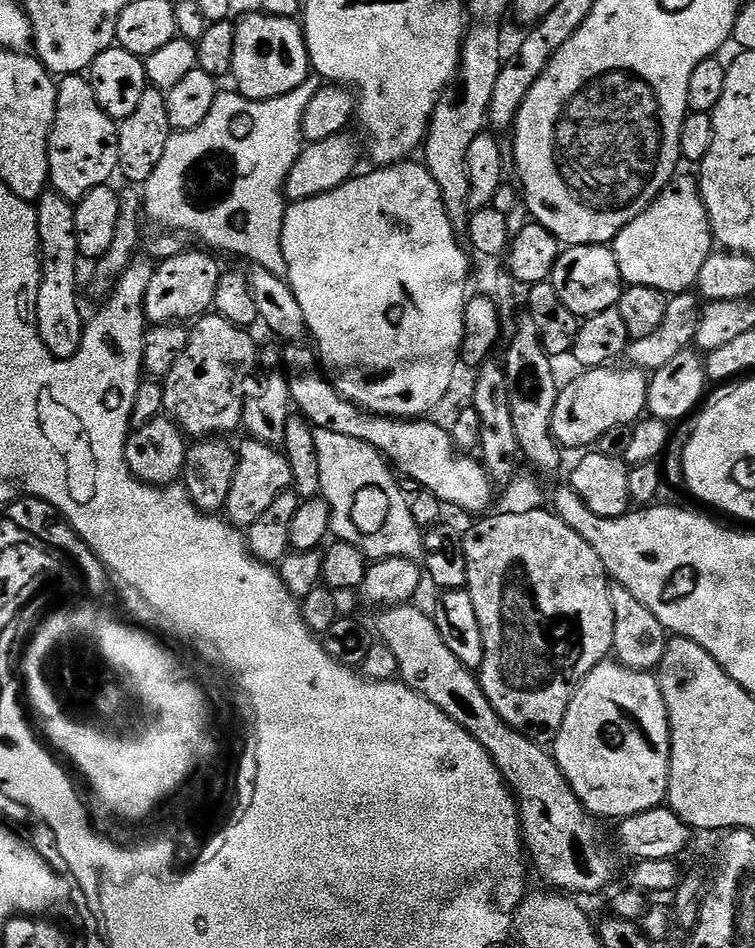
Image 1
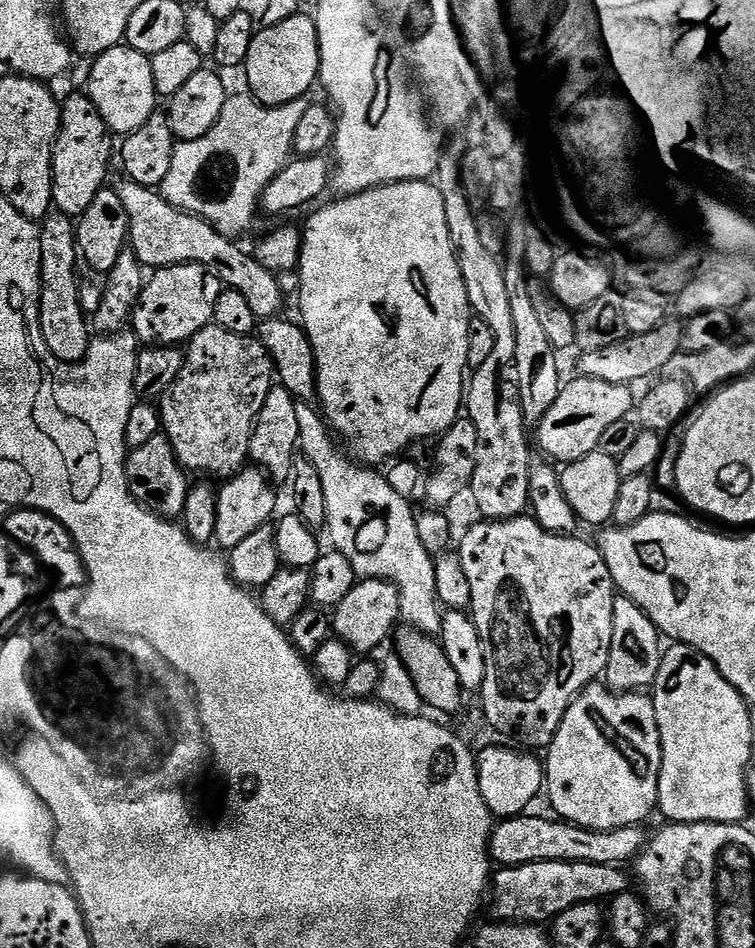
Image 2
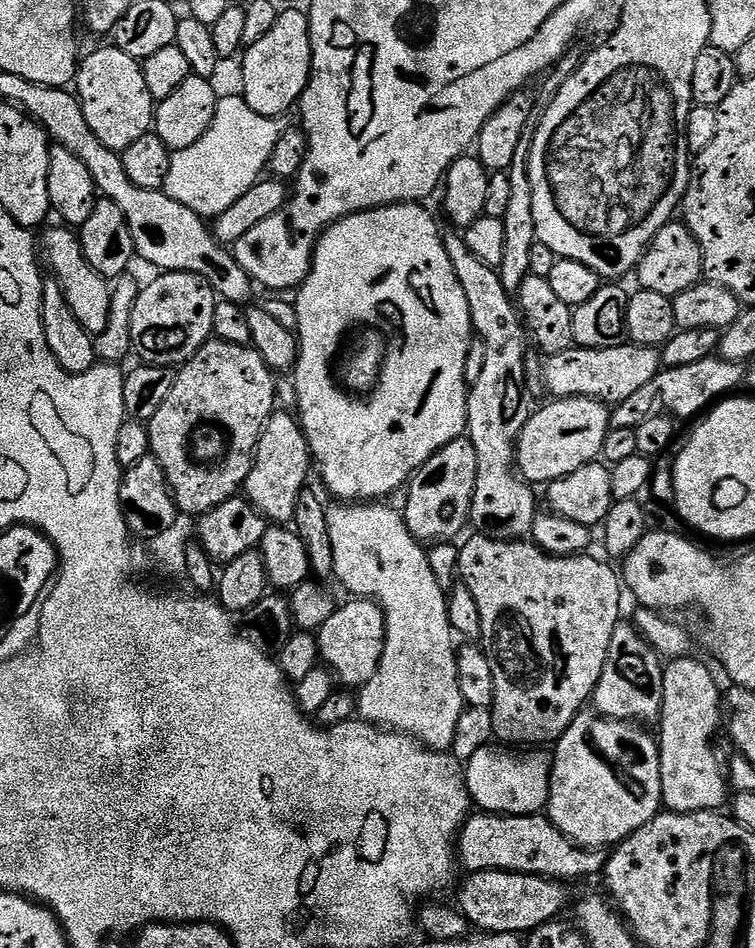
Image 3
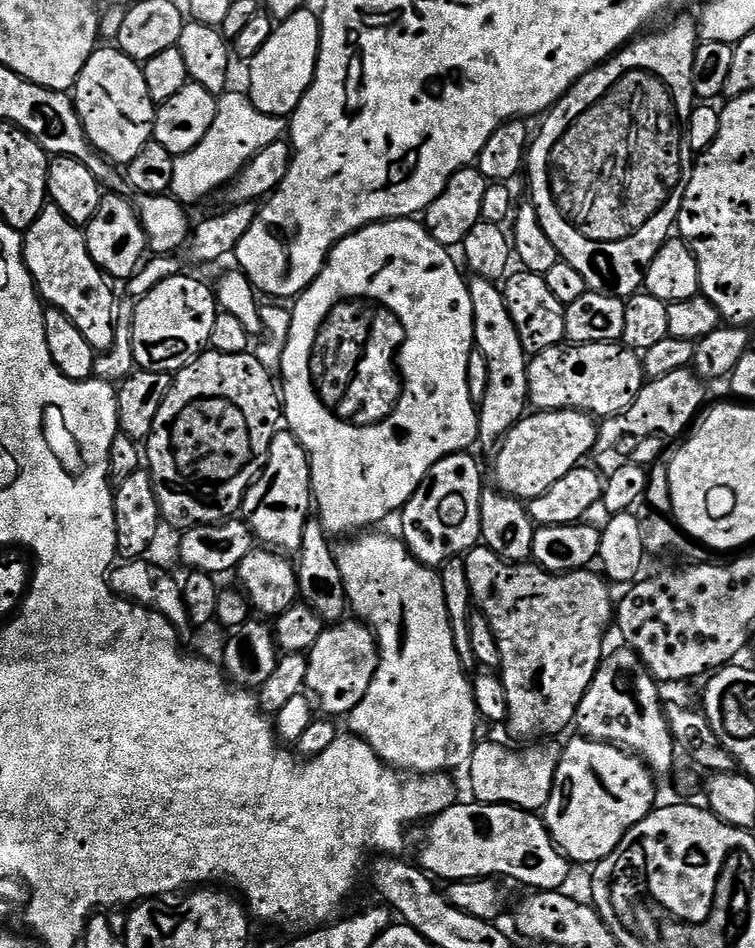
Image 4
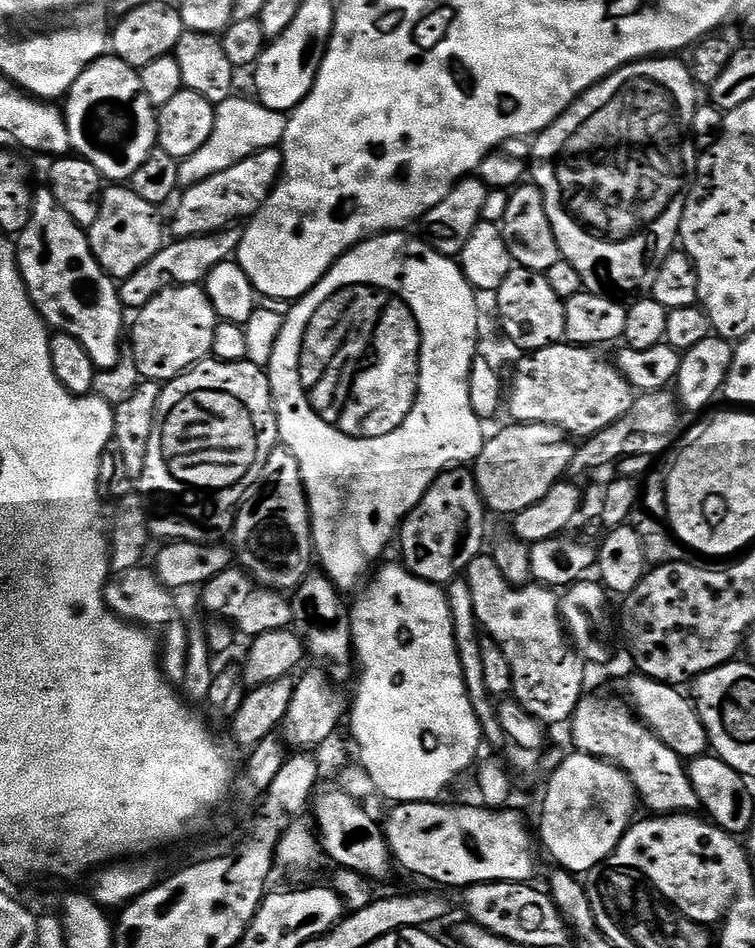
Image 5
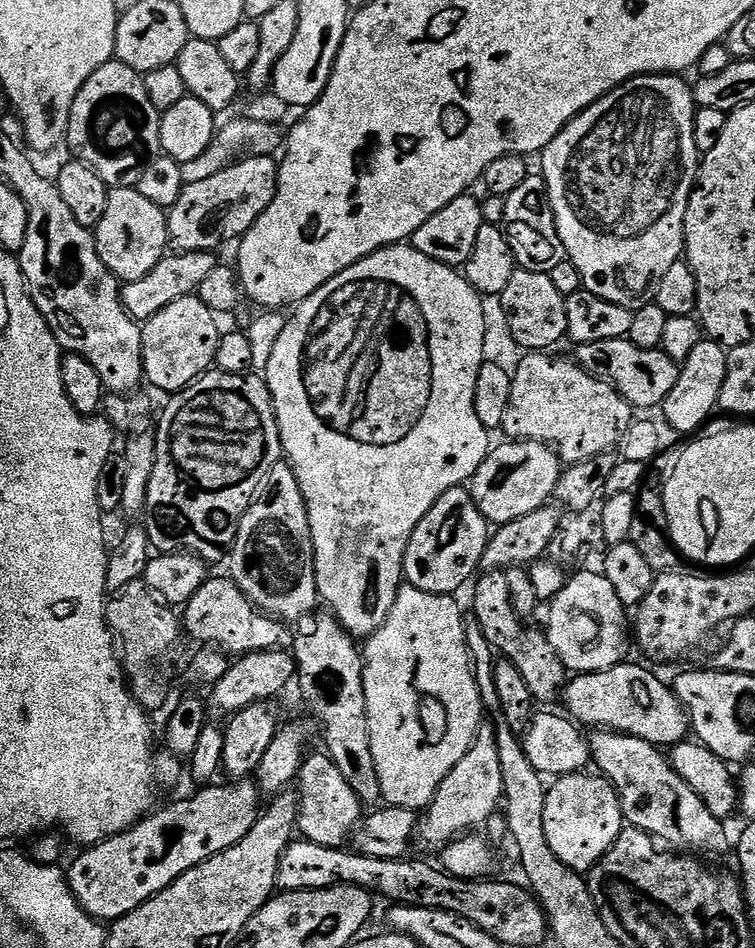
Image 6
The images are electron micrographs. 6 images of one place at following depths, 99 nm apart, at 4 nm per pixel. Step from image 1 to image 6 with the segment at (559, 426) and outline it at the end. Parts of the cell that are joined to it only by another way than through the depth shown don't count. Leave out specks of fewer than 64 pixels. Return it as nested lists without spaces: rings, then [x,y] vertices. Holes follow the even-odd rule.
[[[518,440],[504,442],[491,449],[487,458],[478,466],[478,470],[472,475],[470,491],[478,510],[487,518],[489,525],[499,526],[514,522],[515,519],[523,518],[534,510],[547,505],[553,499],[556,482],[562,473],[562,461],[553,449],[547,444],[539,444],[537,440]]]

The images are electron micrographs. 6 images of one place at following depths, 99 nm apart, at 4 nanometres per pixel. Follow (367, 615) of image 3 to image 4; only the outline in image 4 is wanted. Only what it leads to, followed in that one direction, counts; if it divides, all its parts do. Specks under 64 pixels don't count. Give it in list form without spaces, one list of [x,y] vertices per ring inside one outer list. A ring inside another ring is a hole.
[[[351,619],[344,620],[341,624],[329,623],[324,632],[318,634],[318,642],[314,642],[314,646],[309,648],[306,653],[308,669],[304,687],[314,697],[319,711],[321,708],[328,716],[347,717],[348,713],[354,710],[354,706],[358,706],[358,702],[362,702],[362,698],[366,698],[366,690],[370,690],[370,682],[374,682],[374,674],[378,670],[380,646],[376,642],[376,633],[359,619]]]

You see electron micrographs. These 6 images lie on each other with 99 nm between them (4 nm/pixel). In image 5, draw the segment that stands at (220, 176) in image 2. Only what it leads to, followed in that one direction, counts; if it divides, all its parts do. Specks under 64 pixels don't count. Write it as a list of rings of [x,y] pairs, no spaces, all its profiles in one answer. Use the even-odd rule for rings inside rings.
[[[233,94],[227,100],[216,105],[214,130],[210,138],[206,138],[206,146],[185,160],[179,161],[181,185],[196,184],[200,180],[210,178],[239,160],[262,152],[265,148],[276,148],[283,141],[284,131],[288,125],[288,116],[283,112],[275,112],[260,103],[259,99],[243,100],[239,94]]]

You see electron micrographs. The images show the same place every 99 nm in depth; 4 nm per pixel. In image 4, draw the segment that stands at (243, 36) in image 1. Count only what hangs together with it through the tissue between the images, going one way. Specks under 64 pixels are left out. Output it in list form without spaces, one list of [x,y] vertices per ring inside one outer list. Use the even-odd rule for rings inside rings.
[[[301,10],[273,27],[262,50],[247,65],[248,88],[246,95],[262,114],[291,117],[301,98],[312,84],[316,73],[316,59],[320,53],[320,18],[315,11]]]

